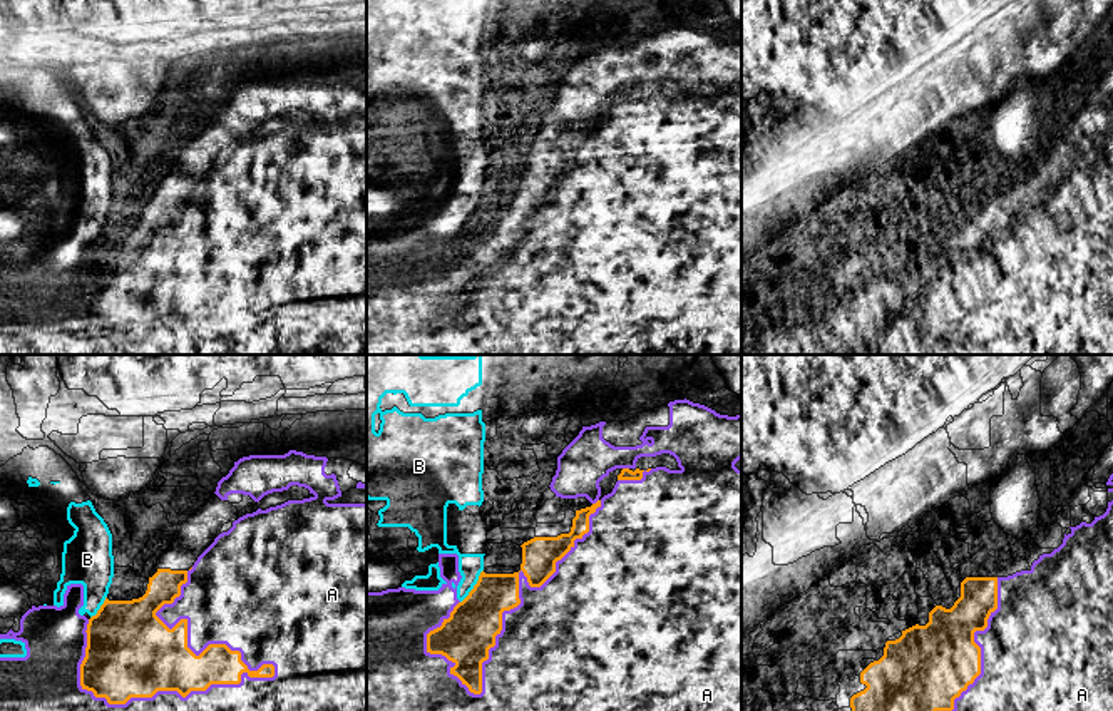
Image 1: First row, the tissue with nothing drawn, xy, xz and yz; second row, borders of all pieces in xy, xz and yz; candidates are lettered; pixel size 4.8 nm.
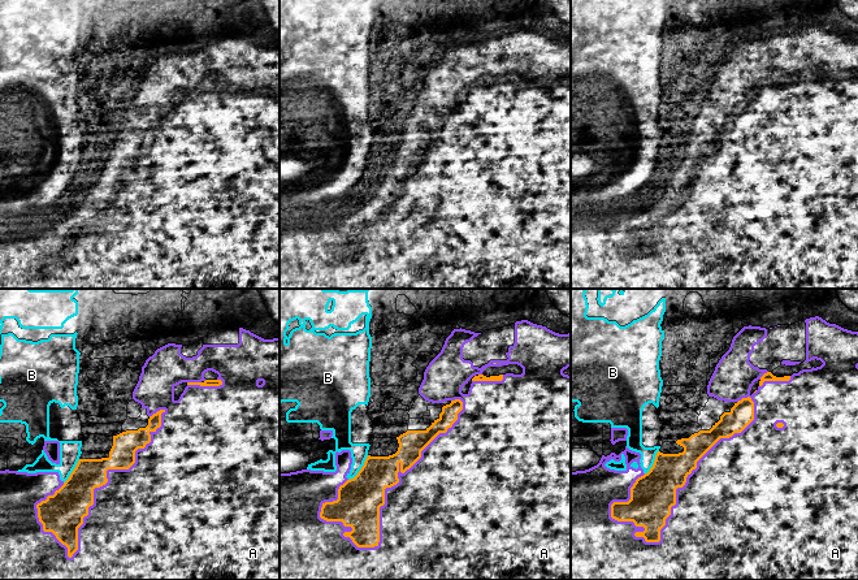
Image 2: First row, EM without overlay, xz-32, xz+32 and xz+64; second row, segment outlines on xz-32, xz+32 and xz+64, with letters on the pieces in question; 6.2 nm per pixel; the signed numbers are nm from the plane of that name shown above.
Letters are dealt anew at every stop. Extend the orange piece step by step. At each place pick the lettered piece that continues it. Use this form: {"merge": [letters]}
{"merge": ["B"]}

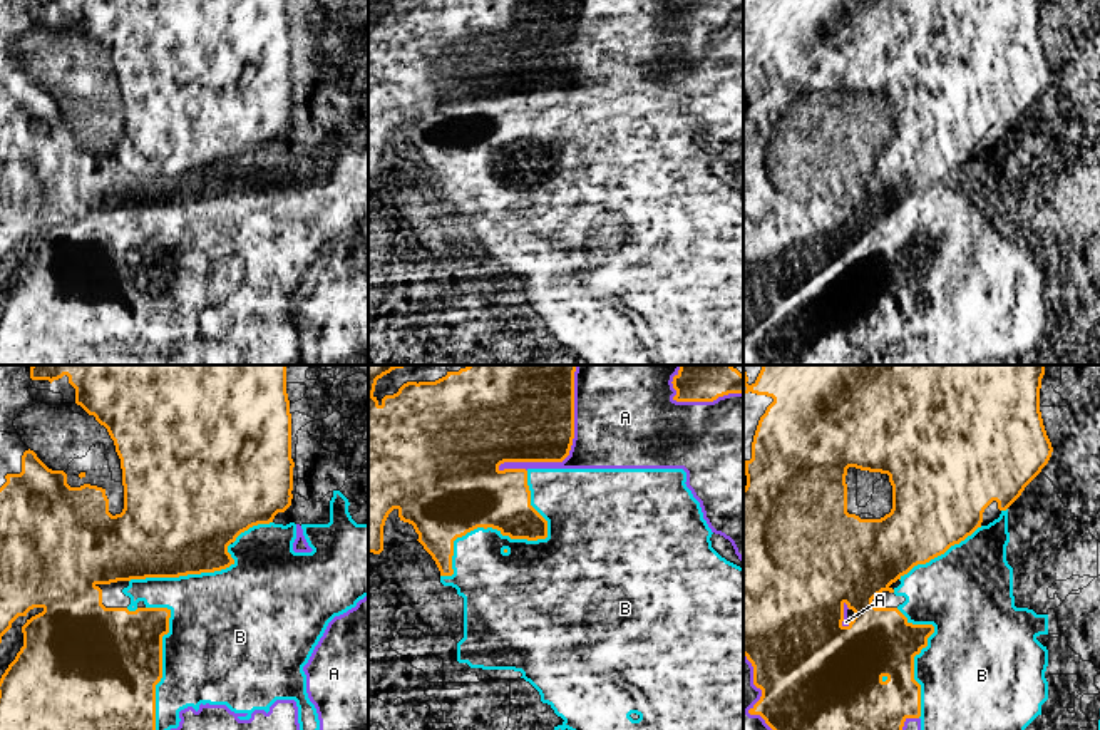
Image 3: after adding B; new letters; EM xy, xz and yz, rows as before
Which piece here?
{"merge": []}

